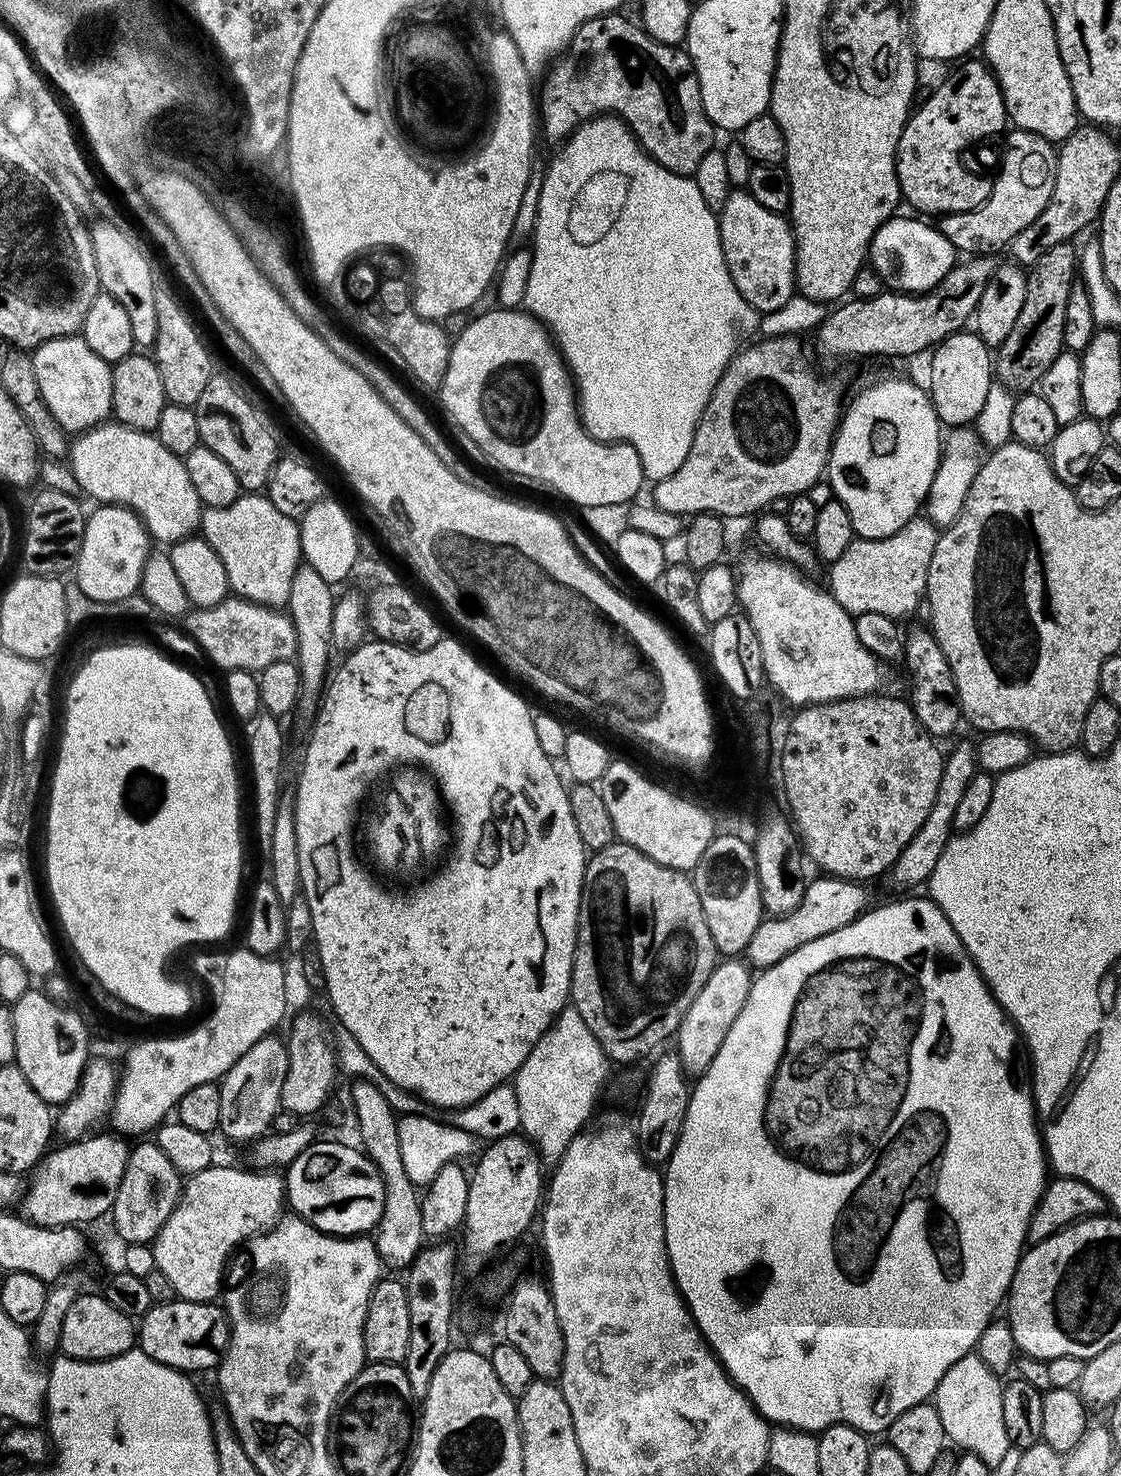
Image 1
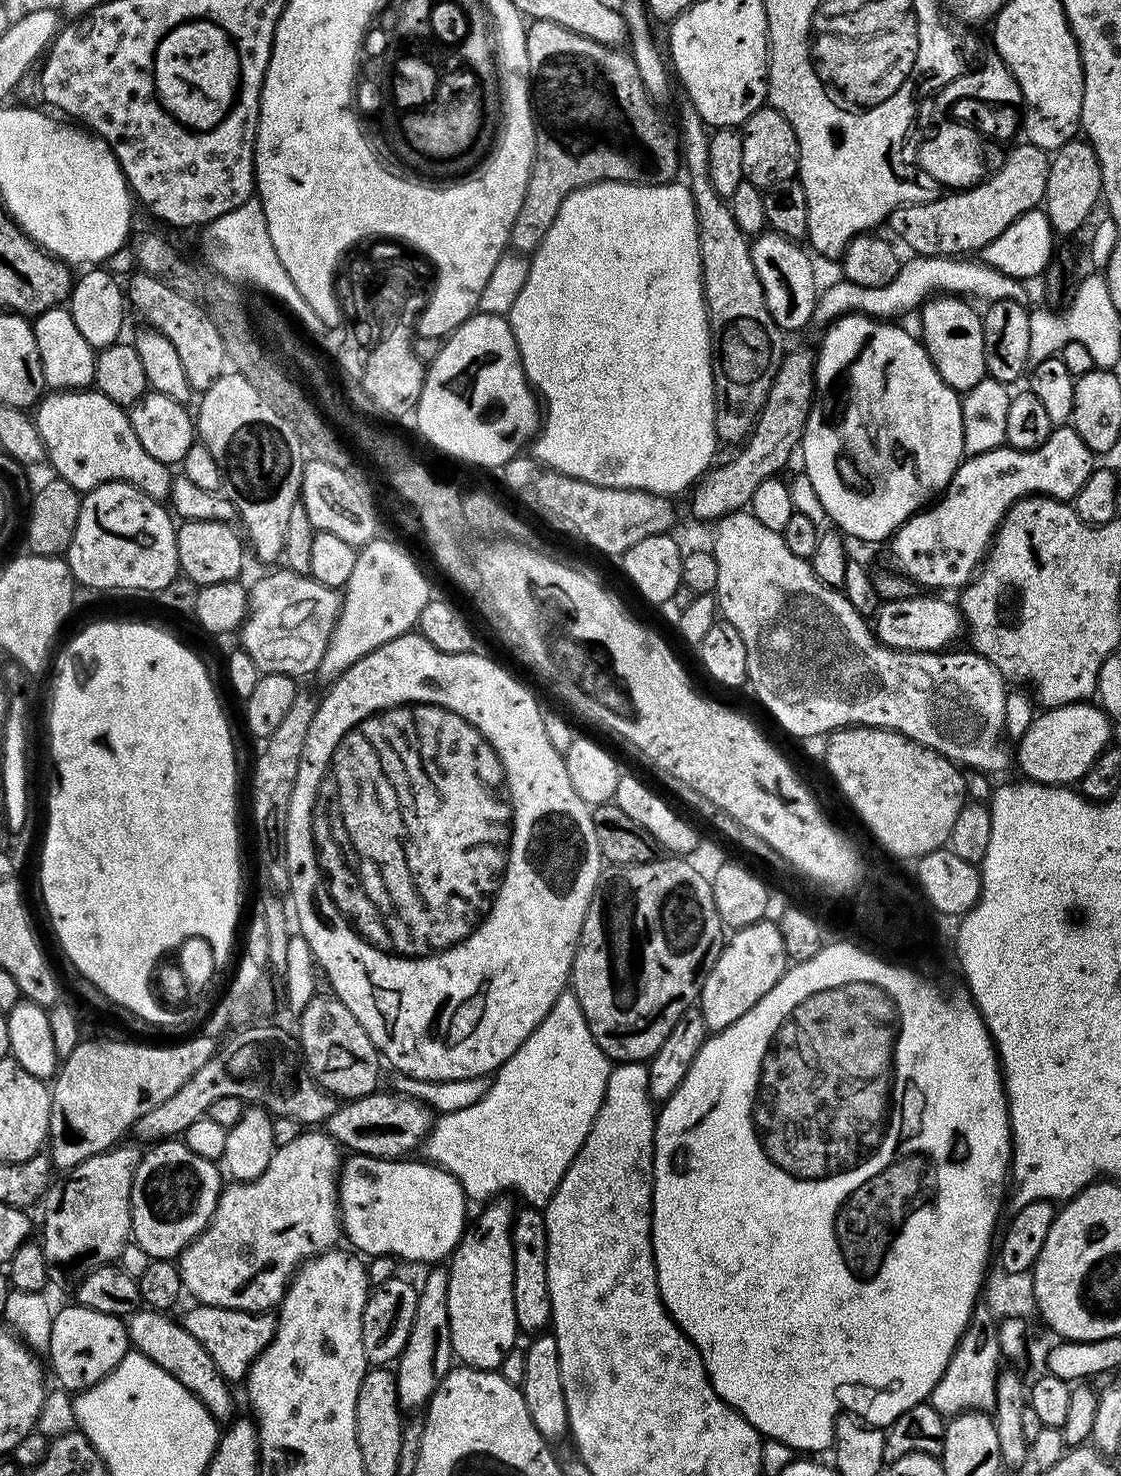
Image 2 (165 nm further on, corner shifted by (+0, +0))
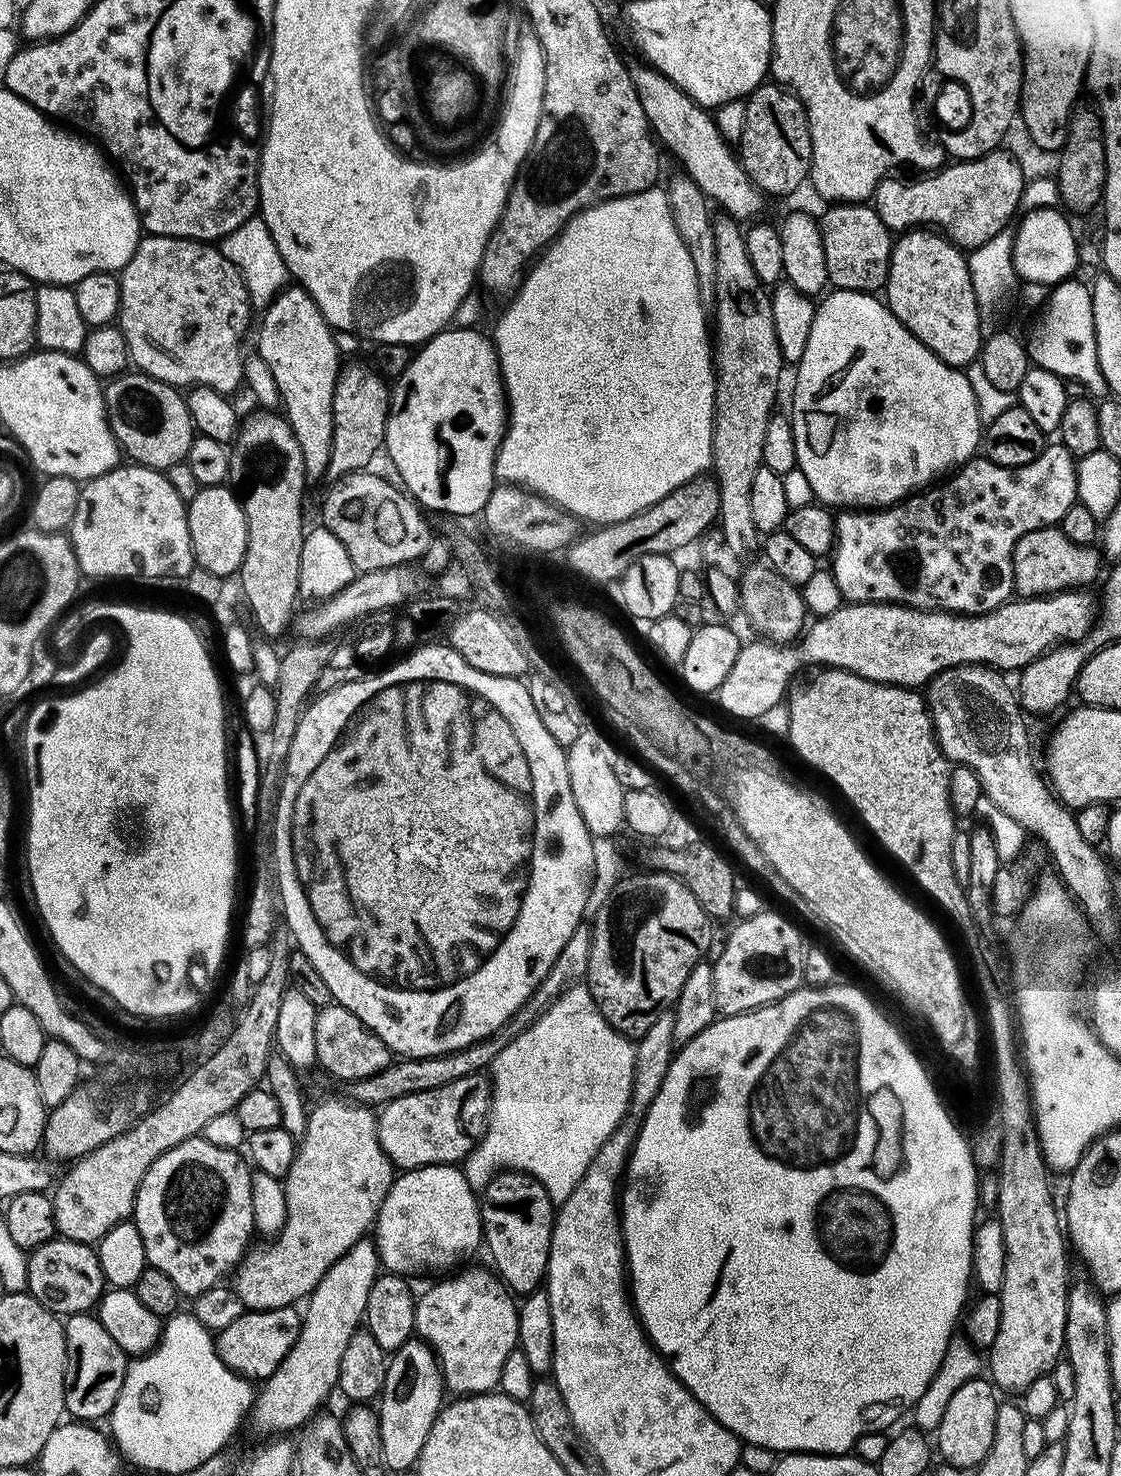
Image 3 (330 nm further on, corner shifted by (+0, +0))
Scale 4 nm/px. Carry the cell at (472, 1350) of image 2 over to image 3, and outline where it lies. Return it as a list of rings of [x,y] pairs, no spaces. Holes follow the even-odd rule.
[[[468,1268],[449,1280],[440,1280],[433,1288],[419,1293],[416,1301],[415,1335],[429,1345],[439,1357],[444,1386],[449,1393],[457,1397],[479,1396],[482,1392],[493,1391],[500,1383],[502,1362],[506,1354],[518,1347],[518,1304],[507,1288],[498,1279],[495,1271],[484,1268]]]

